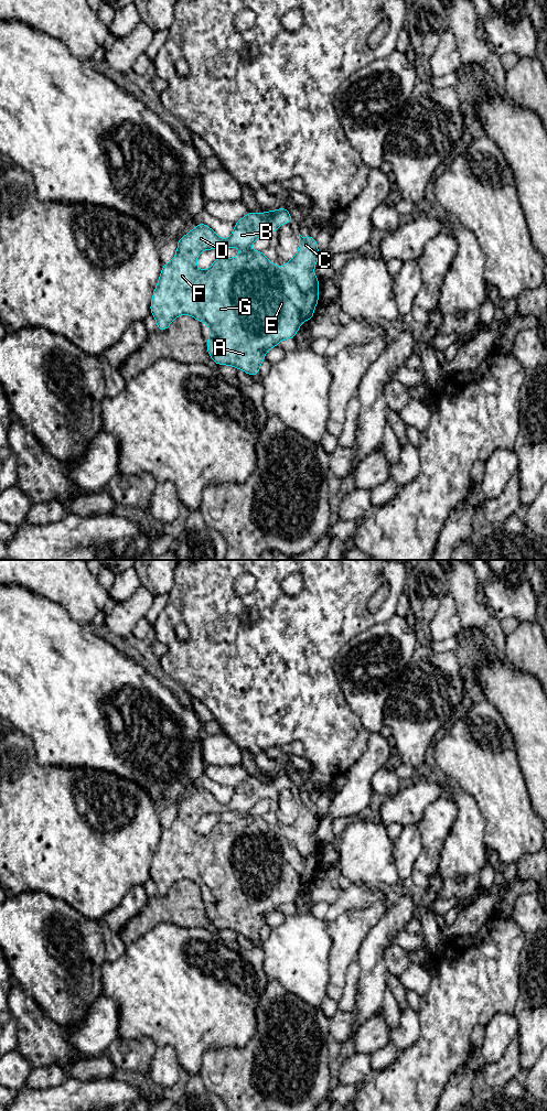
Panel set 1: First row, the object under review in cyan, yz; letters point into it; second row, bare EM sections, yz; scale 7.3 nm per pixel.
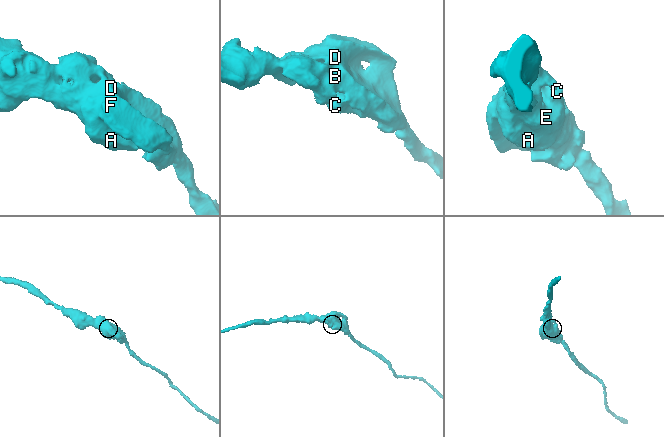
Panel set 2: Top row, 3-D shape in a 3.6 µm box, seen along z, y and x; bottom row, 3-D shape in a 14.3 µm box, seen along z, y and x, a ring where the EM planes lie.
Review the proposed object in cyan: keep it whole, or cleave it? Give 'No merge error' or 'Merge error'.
No merge error

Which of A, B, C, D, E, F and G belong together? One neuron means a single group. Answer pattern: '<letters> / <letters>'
A B C D E F G

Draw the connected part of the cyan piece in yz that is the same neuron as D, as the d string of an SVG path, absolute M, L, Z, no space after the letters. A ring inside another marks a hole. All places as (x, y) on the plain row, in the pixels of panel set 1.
M280 772L275 776L265 775L264 778L249 777L239 784L234 796L227 803L219 802L212 792L202 786L189 798L178 805L178 816L174 822L162 829L161 840L152 860L150 870L151 878L157 885L158 895L167 895L170 887L181 878L187 878L210 891L207 916L216 929L230 929L244 935L250 940L259 939L259 931L265 921L265 917L282 904L294 903L300 888L310 885L314 880L314 872L319 866L319 844L313 838L313 833L319 822L318 808L312 800L302 801L299 798L299 816L287 826L281 834L276 828L269 827L264 817L249 815L250 809L268 796L278 796L280 787L290 789L293 783L286 772ZM227 811L238 811L244 816L233 823L224 821L217 822L207 834L200 834L195 831L199 819L206 813L224 813ZM234 841L238 841L238 873L234 872L232 865L232 849Z

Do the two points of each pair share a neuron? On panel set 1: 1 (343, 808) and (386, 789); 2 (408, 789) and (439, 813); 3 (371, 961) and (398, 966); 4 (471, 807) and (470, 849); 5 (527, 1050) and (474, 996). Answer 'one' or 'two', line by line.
1: two
2: two
3: two
4: one
5: two

